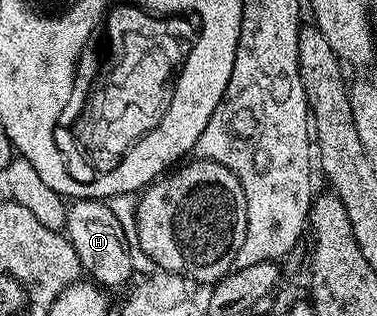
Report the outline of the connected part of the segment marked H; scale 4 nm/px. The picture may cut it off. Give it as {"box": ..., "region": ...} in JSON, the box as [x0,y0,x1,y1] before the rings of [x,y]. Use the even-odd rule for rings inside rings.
{"box":[64,200,134,289],"region":[[[77,200],[67,207],[66,227],[64,235],[69,240],[71,246],[76,250],[76,258],[80,258],[82,271],[94,284],[103,289],[118,288],[121,284],[129,285],[131,283],[130,275],[134,272],[134,256],[130,253],[128,239],[124,230],[121,228],[121,222],[108,210],[106,204],[101,200]]]}

